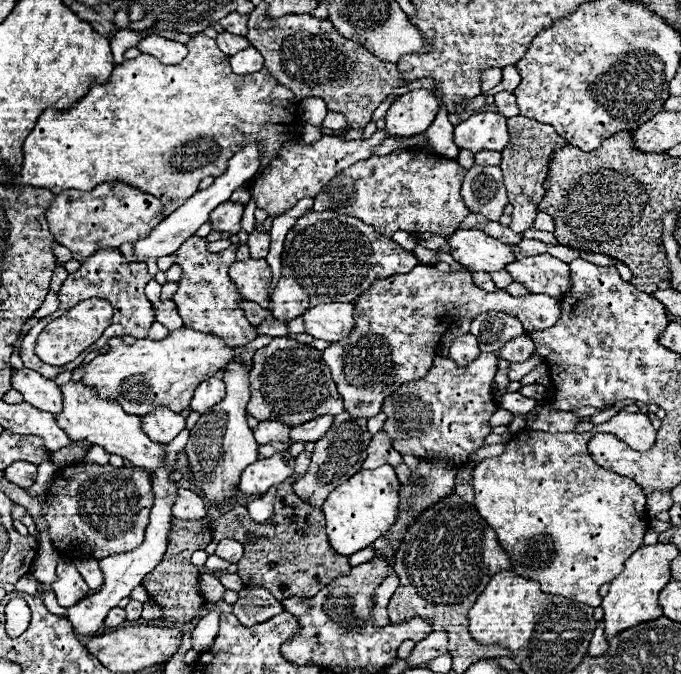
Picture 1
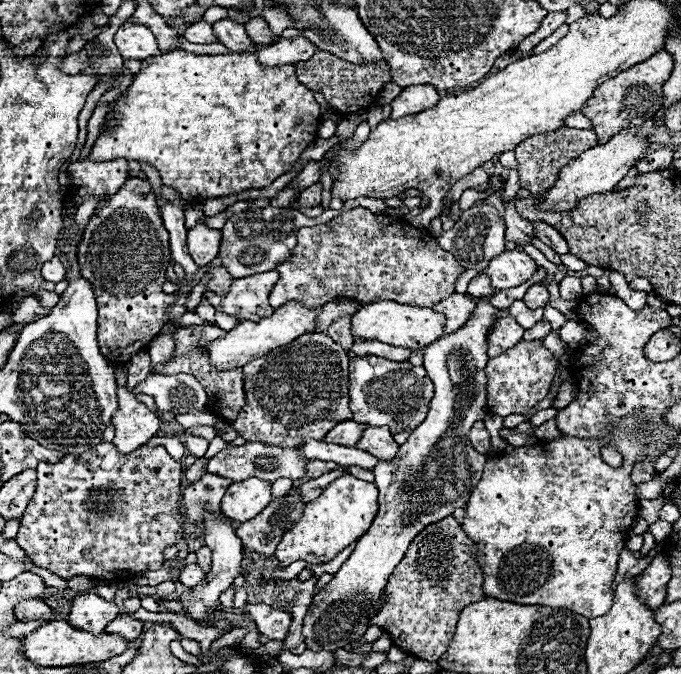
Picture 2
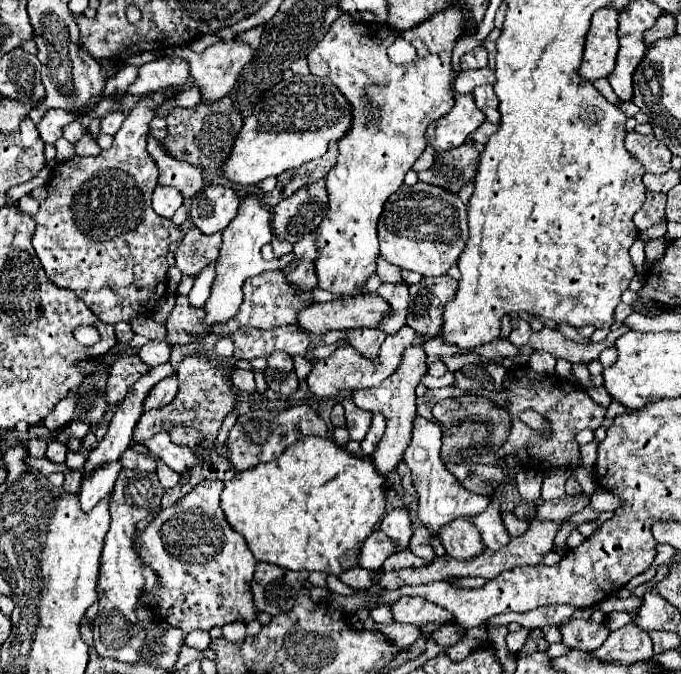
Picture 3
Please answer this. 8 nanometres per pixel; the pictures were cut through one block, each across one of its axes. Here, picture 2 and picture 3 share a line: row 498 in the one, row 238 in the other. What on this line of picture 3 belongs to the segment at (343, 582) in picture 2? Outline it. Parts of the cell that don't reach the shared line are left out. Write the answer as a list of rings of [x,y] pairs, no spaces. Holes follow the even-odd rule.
[[[418,182],[414,186],[400,186],[384,204],[378,220],[380,256],[404,270],[414,270],[422,276],[440,276],[458,262],[468,242],[466,206],[456,194],[448,194],[438,186]]]

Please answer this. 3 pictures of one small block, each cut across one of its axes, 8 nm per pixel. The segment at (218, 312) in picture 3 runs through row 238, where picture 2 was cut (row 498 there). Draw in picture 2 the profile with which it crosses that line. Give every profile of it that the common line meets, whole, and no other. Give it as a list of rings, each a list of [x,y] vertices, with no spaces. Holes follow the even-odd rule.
[[[250,478],[232,484],[222,498],[222,514],[232,522],[248,522],[264,510],[272,500],[270,484],[258,478]]]

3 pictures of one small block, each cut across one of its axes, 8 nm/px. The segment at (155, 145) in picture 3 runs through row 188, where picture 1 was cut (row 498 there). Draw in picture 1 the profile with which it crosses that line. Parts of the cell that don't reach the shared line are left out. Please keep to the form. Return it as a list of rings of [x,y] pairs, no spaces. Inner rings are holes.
[[[178,490],[178,498],[174,504],[174,518],[182,520],[200,520],[206,516],[206,506],[200,496],[196,496],[192,490]]]

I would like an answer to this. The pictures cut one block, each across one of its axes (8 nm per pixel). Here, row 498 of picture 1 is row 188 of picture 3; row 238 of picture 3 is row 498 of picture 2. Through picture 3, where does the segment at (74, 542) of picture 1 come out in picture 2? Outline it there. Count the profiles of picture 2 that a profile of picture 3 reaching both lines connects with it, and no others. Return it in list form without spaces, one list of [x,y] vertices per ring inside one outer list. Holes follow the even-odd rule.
[[[100,442],[98,446],[90,448],[84,454],[66,454],[60,462],[50,464],[50,462],[40,462],[38,468],[38,486],[36,486],[36,494],[30,500],[22,520],[20,520],[20,530],[16,536],[16,544],[34,560],[36,566],[50,570],[52,574],[58,574],[66,580],[74,578],[74,576],[88,576],[88,578],[100,578],[100,580],[112,580],[112,582],[120,582],[126,578],[134,578],[146,570],[158,570],[164,564],[162,558],[162,550],[168,546],[174,546],[180,542],[180,534],[178,534],[178,520],[176,520],[176,510],[178,510],[178,500],[180,500],[180,478],[182,478],[182,462],[174,460],[164,446],[140,446],[136,448],[132,454],[120,454],[116,450],[116,446],[112,442]]]

